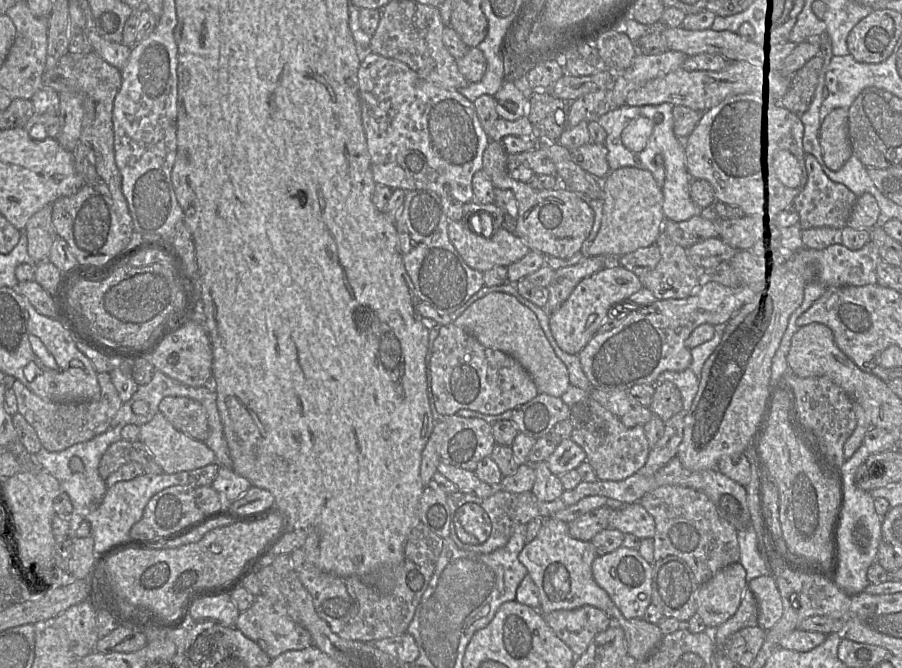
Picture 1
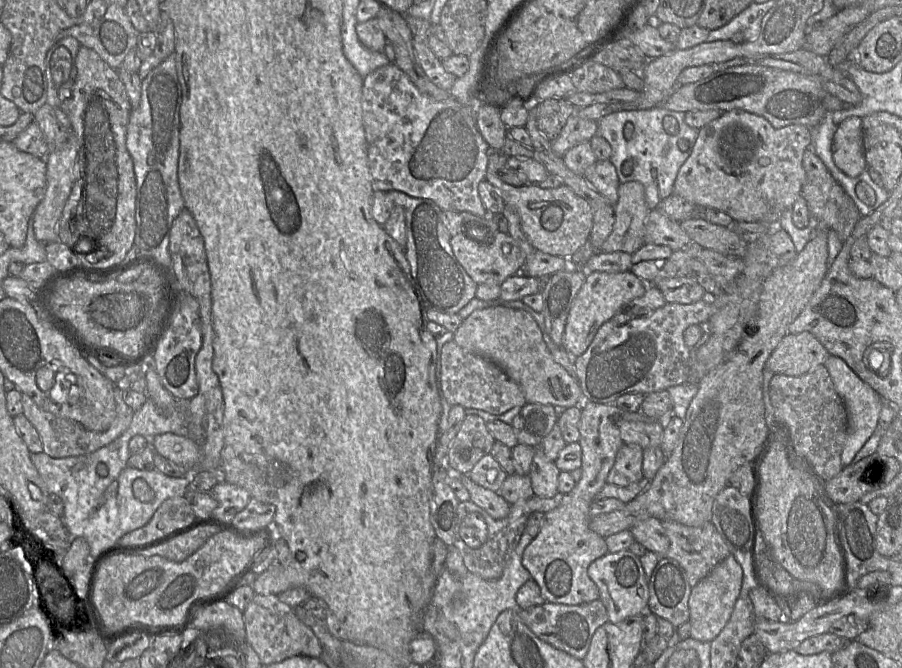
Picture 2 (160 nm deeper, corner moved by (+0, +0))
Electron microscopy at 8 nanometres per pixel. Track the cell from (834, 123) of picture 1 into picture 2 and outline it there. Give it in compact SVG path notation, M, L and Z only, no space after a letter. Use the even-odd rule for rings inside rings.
M850 116L838 125L832 141L832 158L837 168L849 177L860 175L865 168L870 169L864 156L862 117Z

